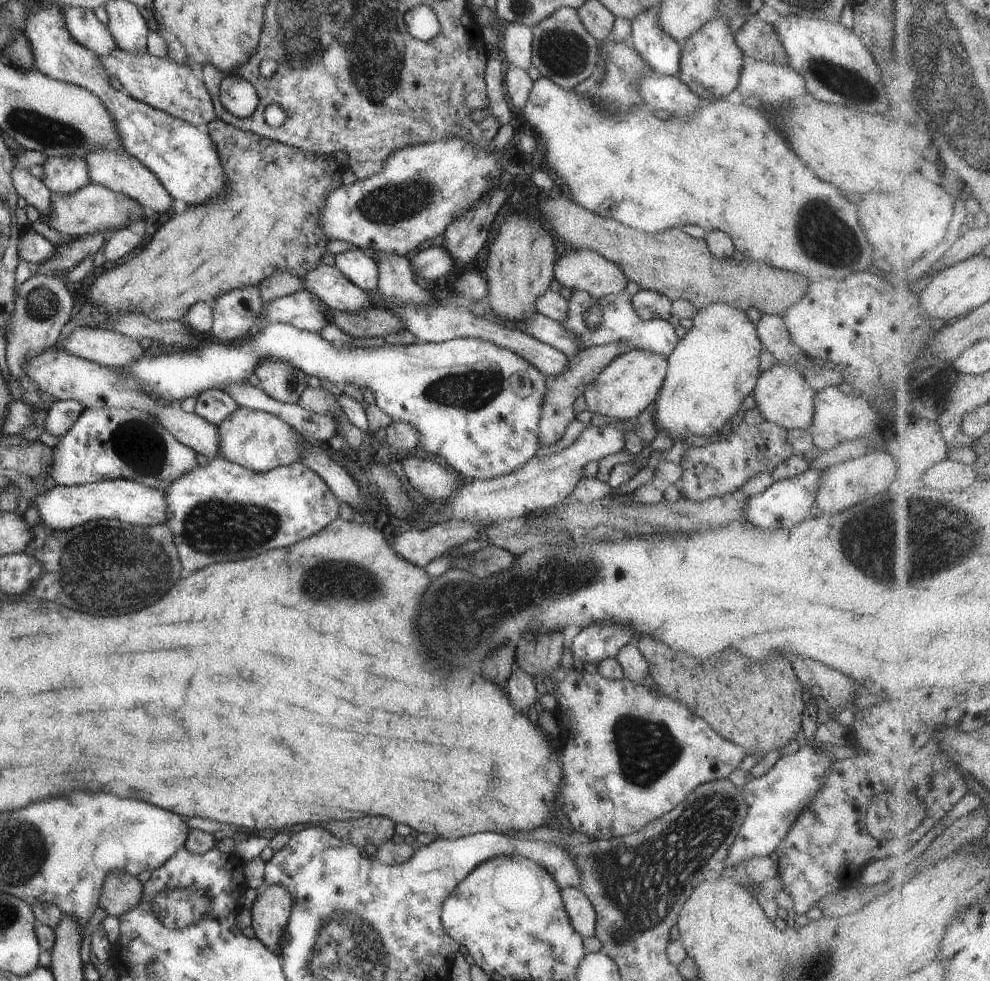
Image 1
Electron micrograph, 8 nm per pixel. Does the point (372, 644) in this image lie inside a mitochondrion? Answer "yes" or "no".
no

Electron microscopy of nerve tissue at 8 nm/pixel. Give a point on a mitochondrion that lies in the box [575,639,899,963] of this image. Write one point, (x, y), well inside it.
(643, 882)

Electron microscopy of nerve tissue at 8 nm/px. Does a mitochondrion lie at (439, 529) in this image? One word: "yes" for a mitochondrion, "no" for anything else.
no

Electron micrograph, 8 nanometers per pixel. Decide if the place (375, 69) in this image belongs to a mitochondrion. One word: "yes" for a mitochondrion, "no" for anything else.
yes

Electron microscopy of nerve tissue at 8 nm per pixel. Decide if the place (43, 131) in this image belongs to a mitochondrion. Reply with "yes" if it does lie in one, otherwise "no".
yes

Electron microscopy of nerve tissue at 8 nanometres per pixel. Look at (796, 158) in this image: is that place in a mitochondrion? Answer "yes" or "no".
no

